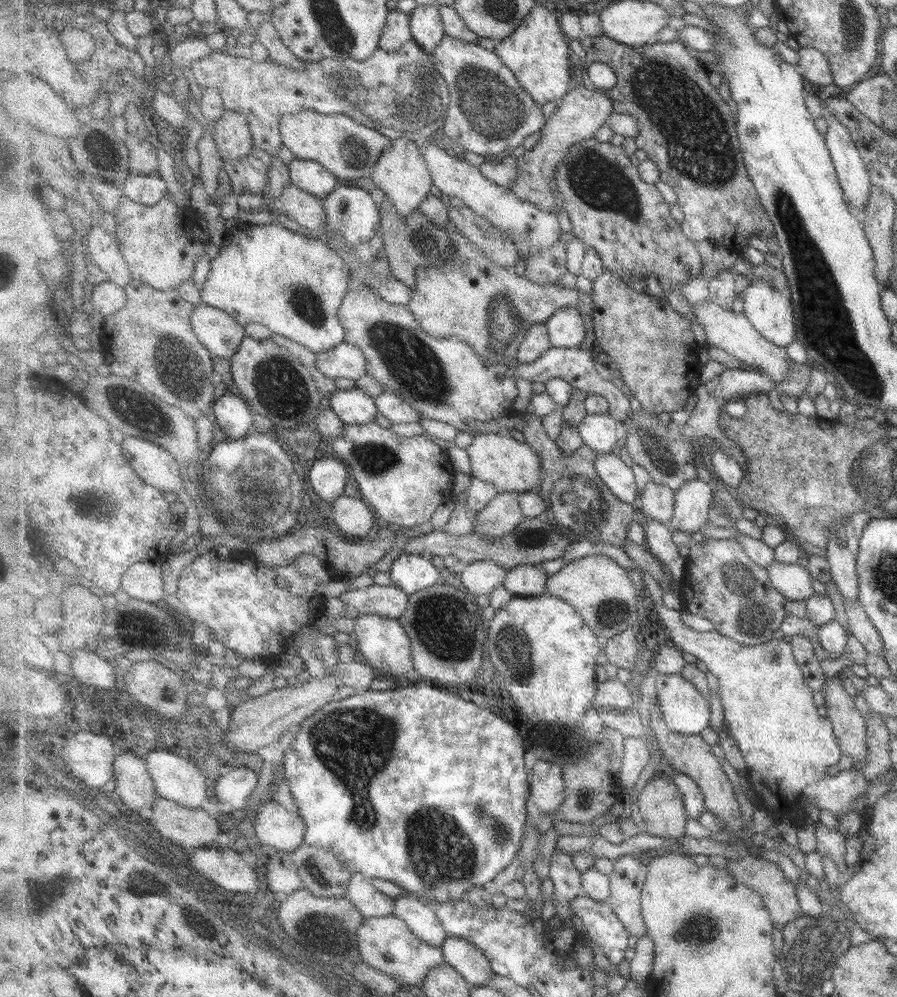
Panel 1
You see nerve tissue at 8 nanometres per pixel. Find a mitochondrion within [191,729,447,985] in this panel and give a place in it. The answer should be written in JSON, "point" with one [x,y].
{"point":[323,932]}

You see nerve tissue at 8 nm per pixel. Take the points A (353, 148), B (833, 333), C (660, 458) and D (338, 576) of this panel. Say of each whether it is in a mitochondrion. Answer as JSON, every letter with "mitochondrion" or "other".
{"A":"mitochondrion","B":"mitochondrion","C":"mitochondrion","D":"other"}

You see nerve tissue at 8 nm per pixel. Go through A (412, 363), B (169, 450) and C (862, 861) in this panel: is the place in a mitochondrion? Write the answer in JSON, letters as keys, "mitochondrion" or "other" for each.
{"A":"mitochondrion","B":"other","C":"other"}

